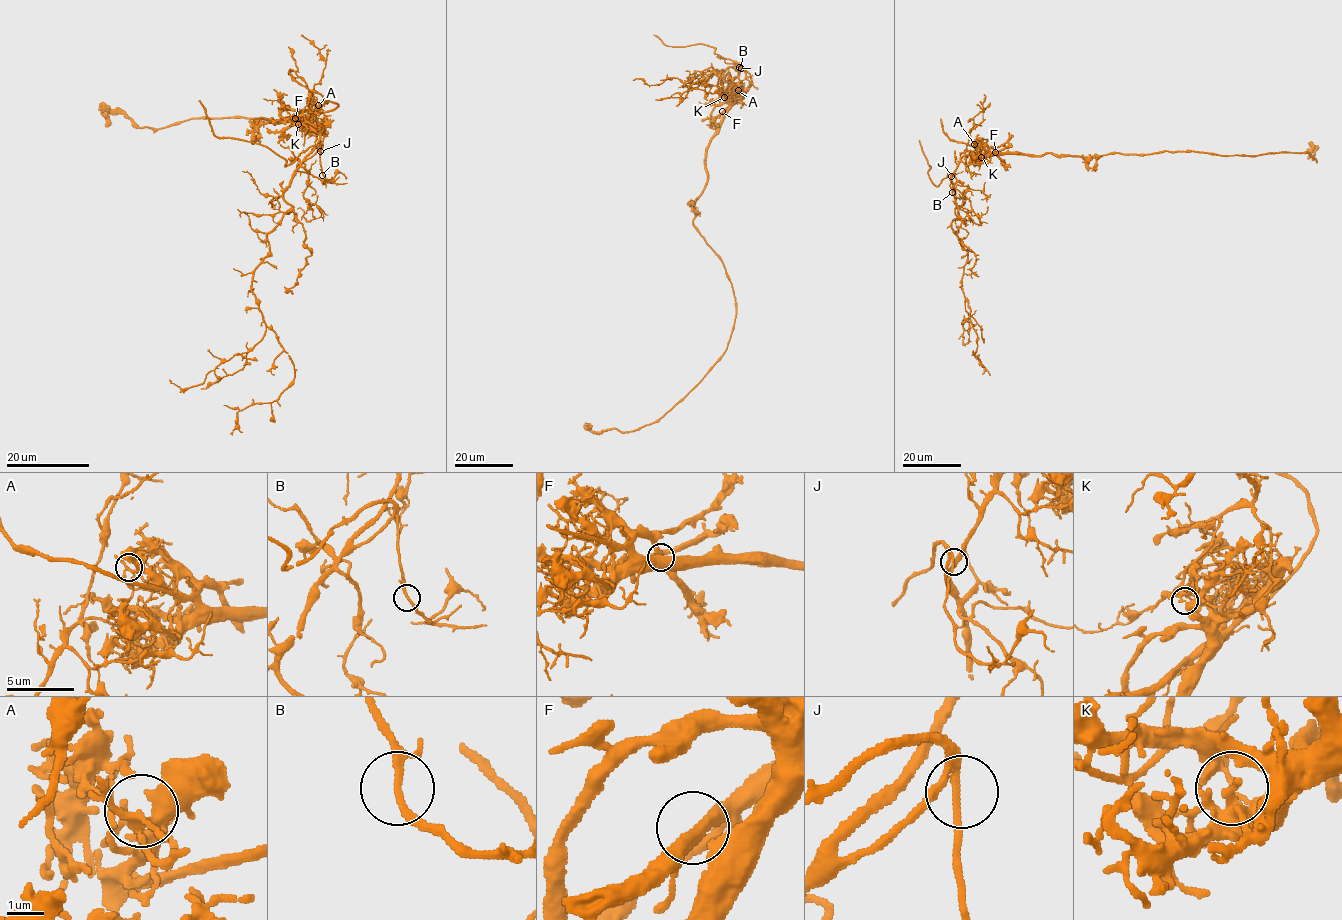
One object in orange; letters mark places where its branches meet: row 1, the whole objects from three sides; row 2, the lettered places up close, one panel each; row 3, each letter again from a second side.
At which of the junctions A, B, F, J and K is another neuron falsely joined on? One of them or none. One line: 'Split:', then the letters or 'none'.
Split: K

